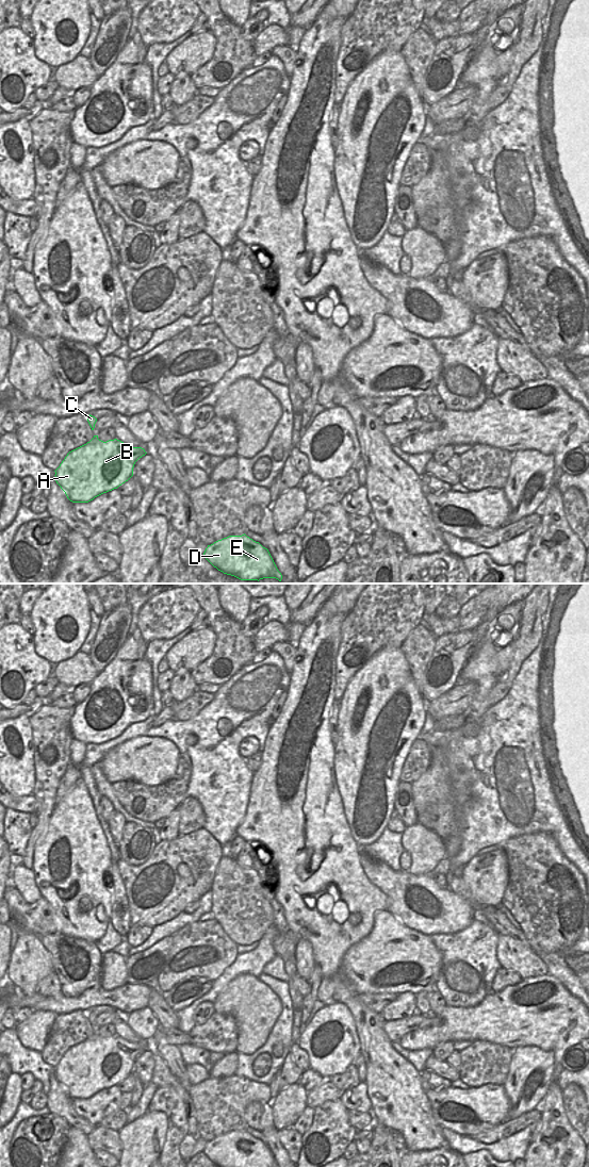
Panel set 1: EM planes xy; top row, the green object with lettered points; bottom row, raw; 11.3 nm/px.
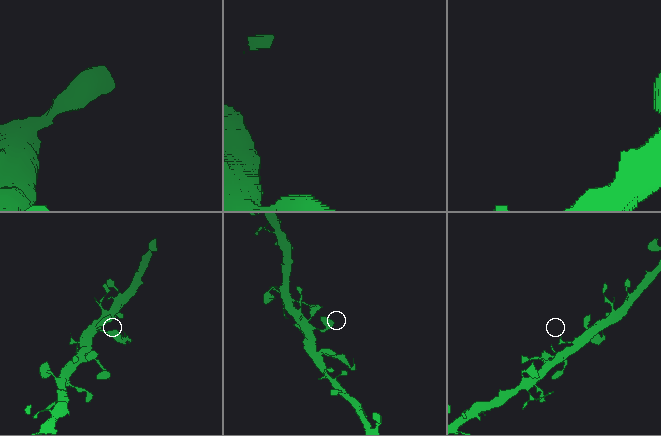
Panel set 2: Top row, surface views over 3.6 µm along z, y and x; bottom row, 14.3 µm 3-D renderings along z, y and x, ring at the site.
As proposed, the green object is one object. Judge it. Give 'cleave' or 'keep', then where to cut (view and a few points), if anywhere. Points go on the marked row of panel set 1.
keep; cut none

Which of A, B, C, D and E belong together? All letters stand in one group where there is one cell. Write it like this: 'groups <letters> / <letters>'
groups A B C D E

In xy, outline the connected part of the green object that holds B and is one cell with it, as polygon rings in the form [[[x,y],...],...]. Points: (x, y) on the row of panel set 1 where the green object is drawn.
[[[98,435],[69,451],[55,472],[55,481],[72,503],[88,503],[95,497],[117,489],[133,476],[135,462],[147,453],[117,439],[103,442]]]

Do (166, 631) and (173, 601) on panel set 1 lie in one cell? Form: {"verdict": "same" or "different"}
{"verdict": "same"}

